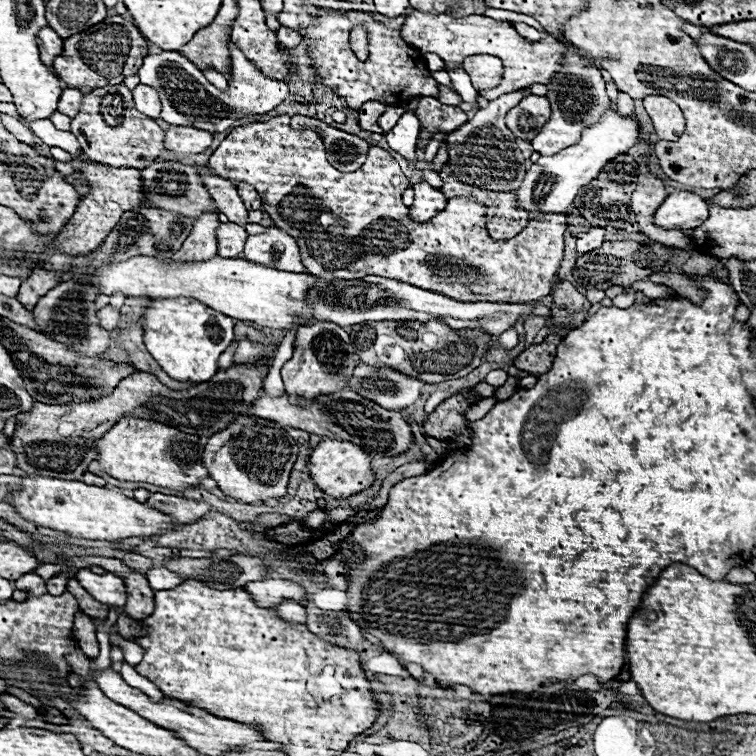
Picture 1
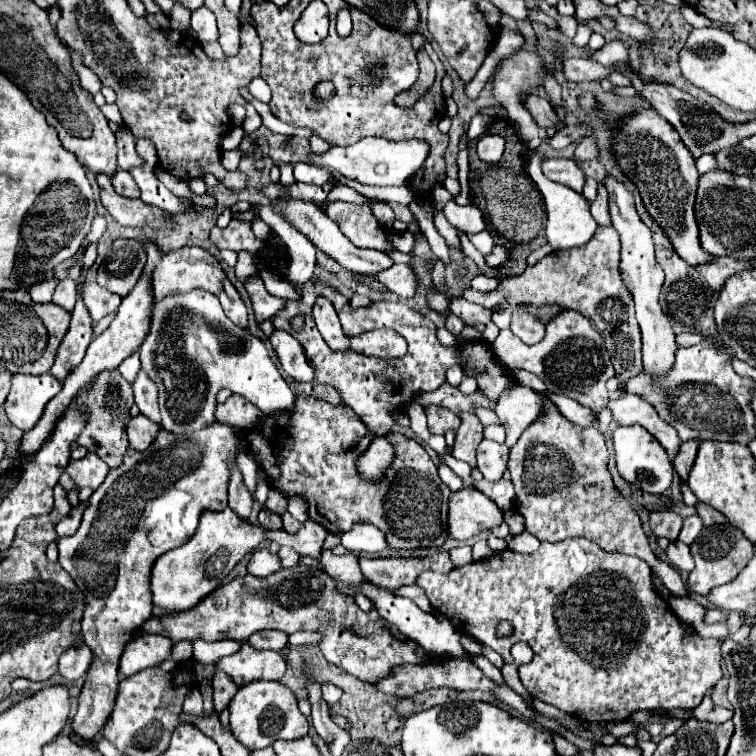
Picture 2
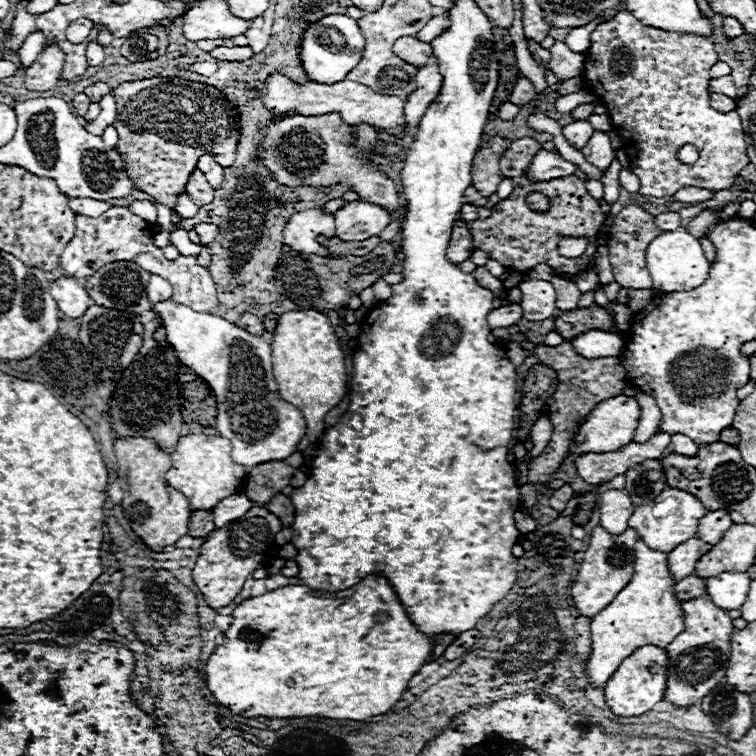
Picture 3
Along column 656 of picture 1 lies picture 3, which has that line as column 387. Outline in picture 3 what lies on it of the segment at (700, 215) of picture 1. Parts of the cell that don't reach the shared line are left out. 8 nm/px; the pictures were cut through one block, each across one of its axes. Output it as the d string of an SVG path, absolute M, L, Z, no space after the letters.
M348 202L344 208L334 212L336 236L346 242L366 240L378 236L390 222L390 210L370 202Z

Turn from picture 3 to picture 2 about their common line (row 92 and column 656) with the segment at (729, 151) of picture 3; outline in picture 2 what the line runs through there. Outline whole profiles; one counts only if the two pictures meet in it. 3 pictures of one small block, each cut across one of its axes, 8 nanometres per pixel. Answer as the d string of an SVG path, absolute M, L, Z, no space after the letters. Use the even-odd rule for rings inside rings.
M568 538L568 540L562 540L562 542L542 542L542 546L532 552L532 554L518 554L518 552L512 552L512 550L504 550L504 552L498 552L498 554L492 554L490 558L484 558L484 560L478 560L478 562L470 562L466 566L460 566L460 568L452 568L452 572L448 574L440 574L440 572L432 572L432 570L426 570L418 576L416 584L420 588L424 588L432 608L436 612L440 612L442 616L446 616L452 626L460 632L460 634L466 634L466 636L472 636L474 640L482 642L484 646L496 650L502 660L506 664L512 664L512 654L510 654L510 648L516 644L516 642L528 642L530 648L534 650L534 658L530 664L526 666L520 666L518 668L518 674L520 674L520 680L524 684L524 688L544 700L546 704L552 704L556 706L558 710L574 716L574 718L580 718L584 722L622 722L622 720L628 720L632 712L636 710L672 710L672 708L696 708L704 694L716 686L716 682L722 678L722 668L720 668L720 640L714 640L714 638L700 638L698 634L692 634L692 636L686 636L686 630L684 626L680 624L680 620L674 616L674 612L670 610L668 602L658 596L658 592L654 590L652 586L652 580L650 580L650 566L644 564L644 560L636 558L636 556L626 556L626 554L612 554L612 552L606 552L602 550L600 546L584 540L584 538ZM500 622L510 622L512 624L512 634L510 636L498 636L496 628Z

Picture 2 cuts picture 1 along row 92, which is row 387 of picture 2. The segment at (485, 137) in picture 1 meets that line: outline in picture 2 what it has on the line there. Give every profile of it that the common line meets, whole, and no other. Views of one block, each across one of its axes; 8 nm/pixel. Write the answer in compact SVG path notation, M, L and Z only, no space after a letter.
M509 375L510 386L496 400L496 414L500 422L506 426L506 444L514 446L520 434L540 416L542 412L542 396L538 396L532 388L524 388Z

